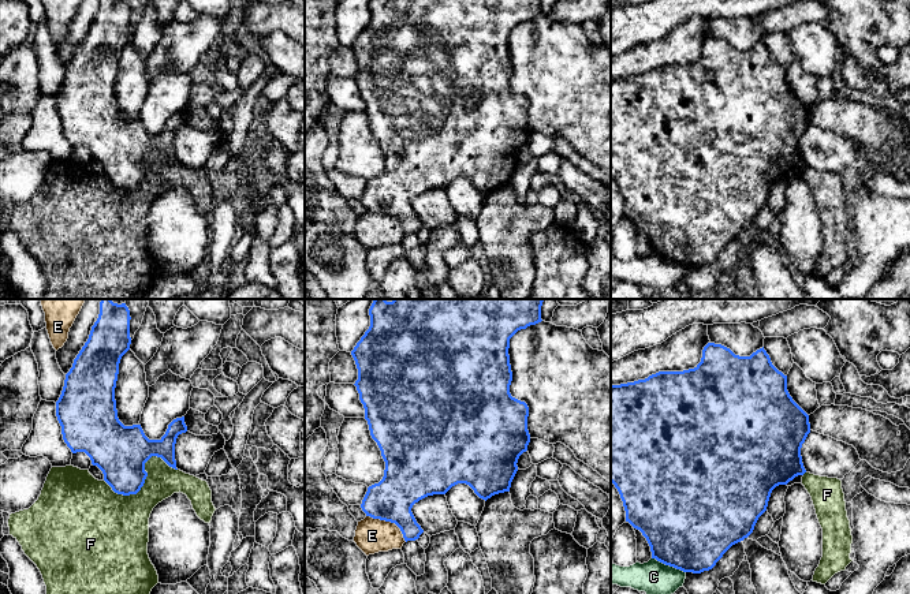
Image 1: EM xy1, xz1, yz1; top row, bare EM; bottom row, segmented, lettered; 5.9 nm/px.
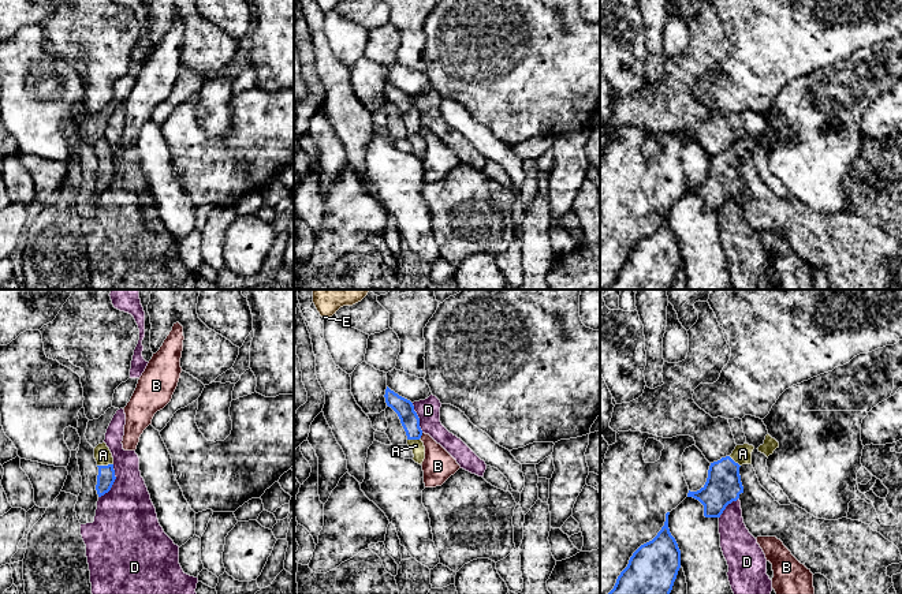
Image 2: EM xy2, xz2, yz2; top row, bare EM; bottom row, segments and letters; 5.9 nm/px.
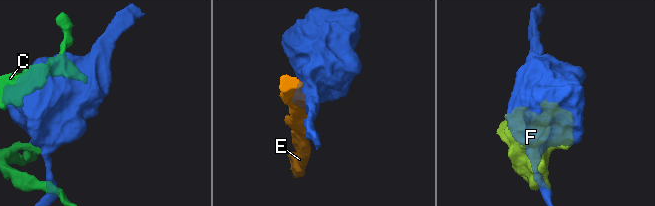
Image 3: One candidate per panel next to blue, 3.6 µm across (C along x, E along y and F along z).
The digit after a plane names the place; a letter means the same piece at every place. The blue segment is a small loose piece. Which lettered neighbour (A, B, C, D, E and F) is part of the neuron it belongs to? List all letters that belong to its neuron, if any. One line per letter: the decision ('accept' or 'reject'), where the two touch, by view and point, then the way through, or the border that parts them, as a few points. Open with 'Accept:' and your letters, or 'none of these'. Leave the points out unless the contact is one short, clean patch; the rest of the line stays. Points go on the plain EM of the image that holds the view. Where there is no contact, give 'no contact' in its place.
Accept: A
A: accept; contact xy2 (104, 160); way xy2 (105, 172), (104, 160), (103, 149)
B: reject; contact xz2 (421, 129); border xz2 (422, 127), (420, 131)
C: reject; contact yz1 (668, 258); border yz1 (652, 251), (685, 266)
D: reject; contact xy2 (114, 175)
E: reject; contact xz1 (390, 215)
F: reject; contact xy1 (145, 172)

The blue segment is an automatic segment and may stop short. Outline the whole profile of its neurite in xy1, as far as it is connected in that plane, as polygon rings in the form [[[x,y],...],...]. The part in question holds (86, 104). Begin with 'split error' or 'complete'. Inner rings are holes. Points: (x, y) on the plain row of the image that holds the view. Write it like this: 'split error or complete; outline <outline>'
complete; outline [[[100,0],[100,8],[90,29],[77,52],[72,61],[66,68],[64,81],[59,94],[56,96],[56,111],[61,120],[63,134],[72,147],[85,146],[93,160],[97,160],[104,175],[118,188],[137,188],[145,178],[148,167],[145,157],[152,152],[161,152],[169,161],[176,162],[175,138],[179,128],[187,126],[184,111],[174,113],[160,134],[149,134],[141,119],[124,120],[118,112],[115,82],[119,68],[119,57],[122,51],[130,44],[130,4],[127,0]]]

